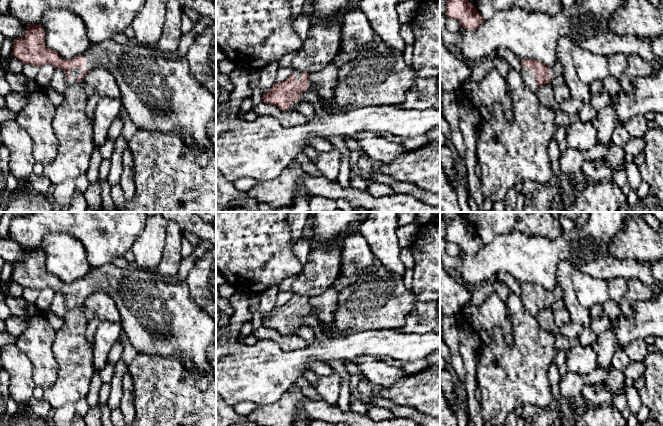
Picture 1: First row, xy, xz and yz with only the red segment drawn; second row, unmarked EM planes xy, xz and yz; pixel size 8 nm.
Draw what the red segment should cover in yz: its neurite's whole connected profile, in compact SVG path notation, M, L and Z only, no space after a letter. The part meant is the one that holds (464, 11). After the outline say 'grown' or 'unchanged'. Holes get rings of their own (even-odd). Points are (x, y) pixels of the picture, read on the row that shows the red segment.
M447 0L446 15L459 21L467 30L476 30L485 21L468 0Z | unchanged

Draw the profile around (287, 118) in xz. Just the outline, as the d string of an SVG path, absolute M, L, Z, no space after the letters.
M261 102L253 108L253 111L260 115L270 115L276 118L283 126L295 127L305 124L308 119L305 115L297 111L284 111L280 108Z

